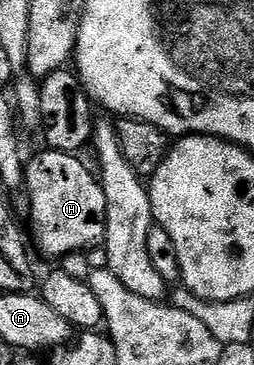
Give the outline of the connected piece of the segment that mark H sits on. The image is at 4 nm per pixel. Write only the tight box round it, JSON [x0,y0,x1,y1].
[24,148,106,260]

